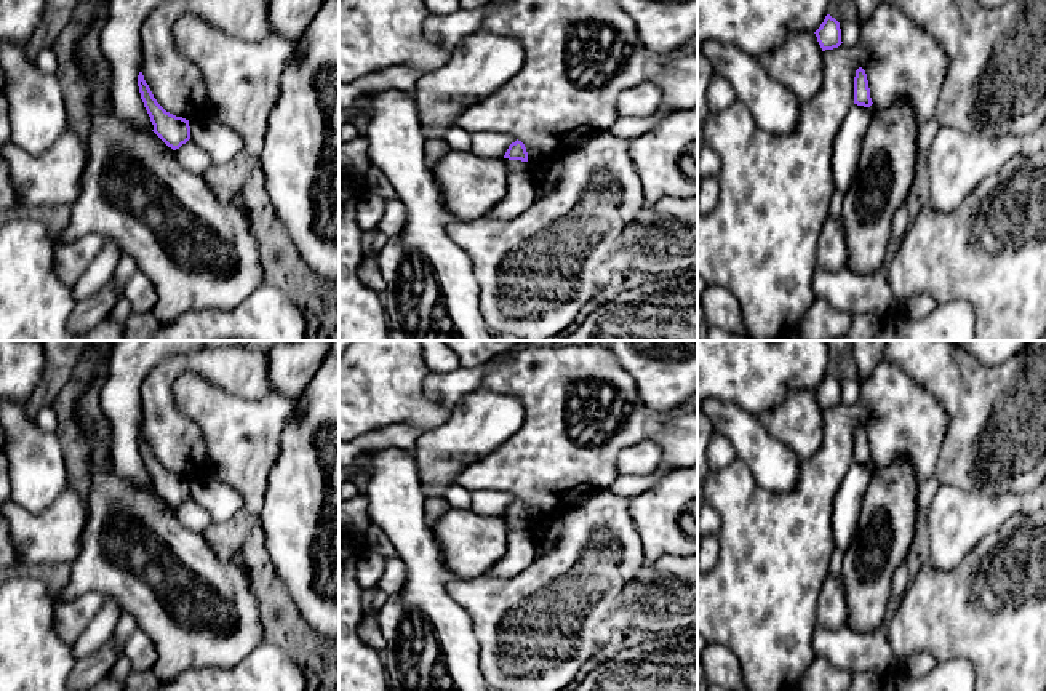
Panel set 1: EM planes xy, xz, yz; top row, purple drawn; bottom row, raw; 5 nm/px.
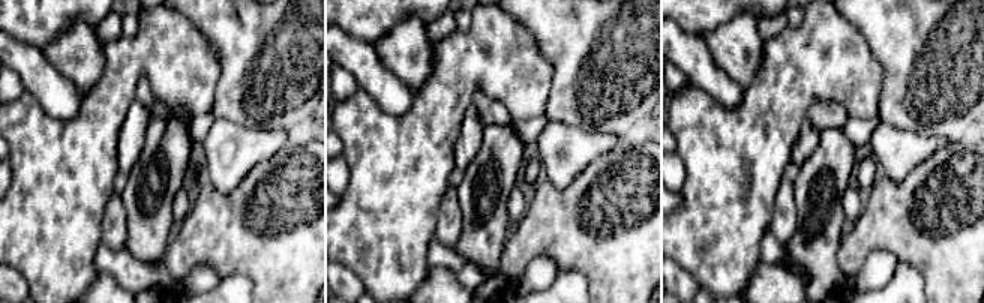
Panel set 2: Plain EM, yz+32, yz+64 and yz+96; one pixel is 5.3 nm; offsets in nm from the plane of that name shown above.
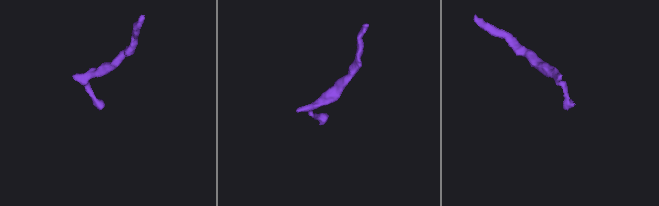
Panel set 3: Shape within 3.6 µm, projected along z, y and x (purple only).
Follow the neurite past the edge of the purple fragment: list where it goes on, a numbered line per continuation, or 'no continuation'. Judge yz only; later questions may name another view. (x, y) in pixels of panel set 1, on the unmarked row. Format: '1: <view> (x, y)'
no continuation

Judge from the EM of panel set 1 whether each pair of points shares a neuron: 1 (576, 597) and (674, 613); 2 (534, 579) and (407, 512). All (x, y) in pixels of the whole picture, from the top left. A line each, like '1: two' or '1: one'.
1: two
2: two

